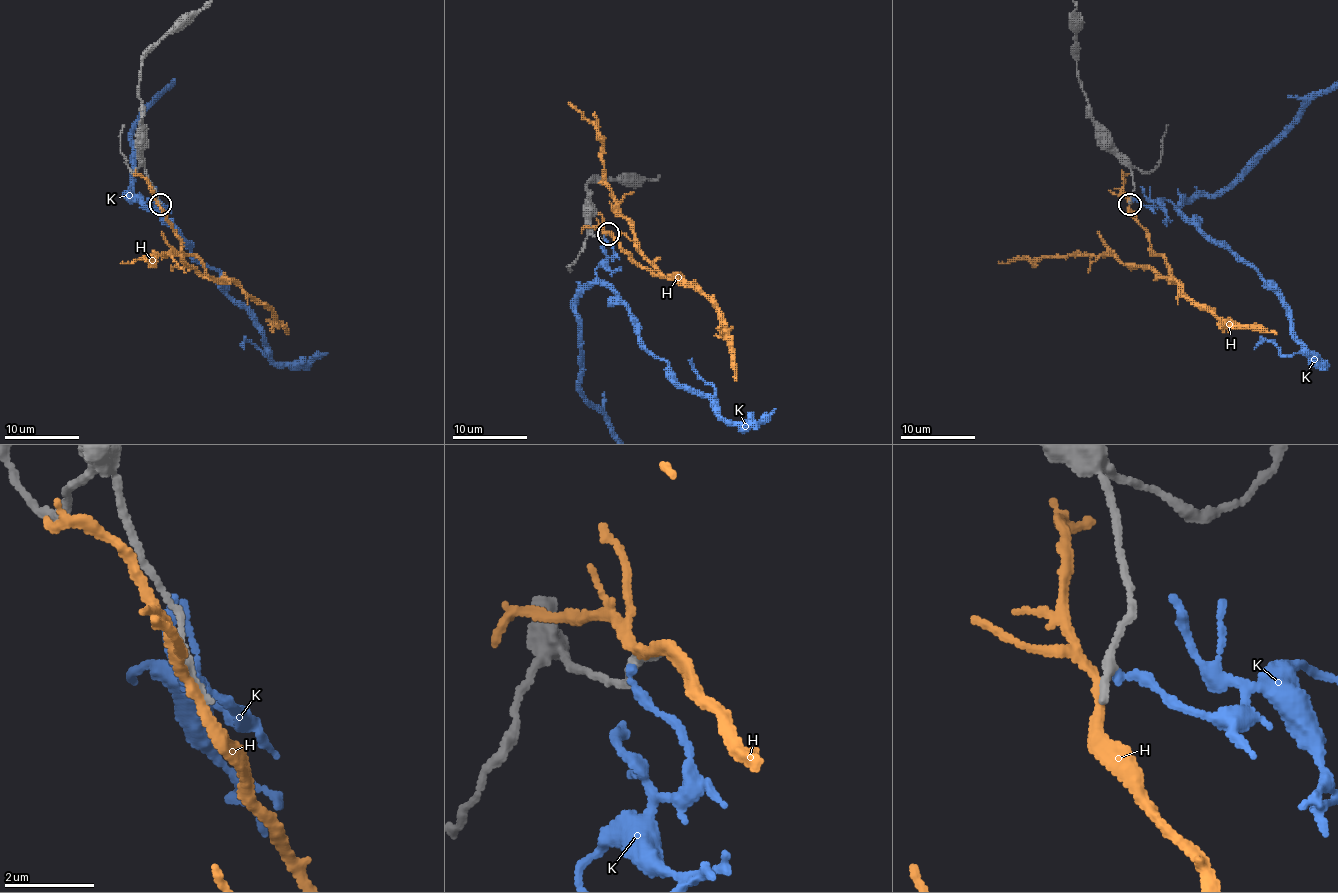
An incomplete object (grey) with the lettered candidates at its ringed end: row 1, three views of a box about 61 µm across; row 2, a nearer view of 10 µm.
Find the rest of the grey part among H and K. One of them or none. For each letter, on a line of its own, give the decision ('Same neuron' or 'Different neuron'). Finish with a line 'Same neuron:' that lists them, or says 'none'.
H: Different neuron
K: Different neuron
Same neuron: none

